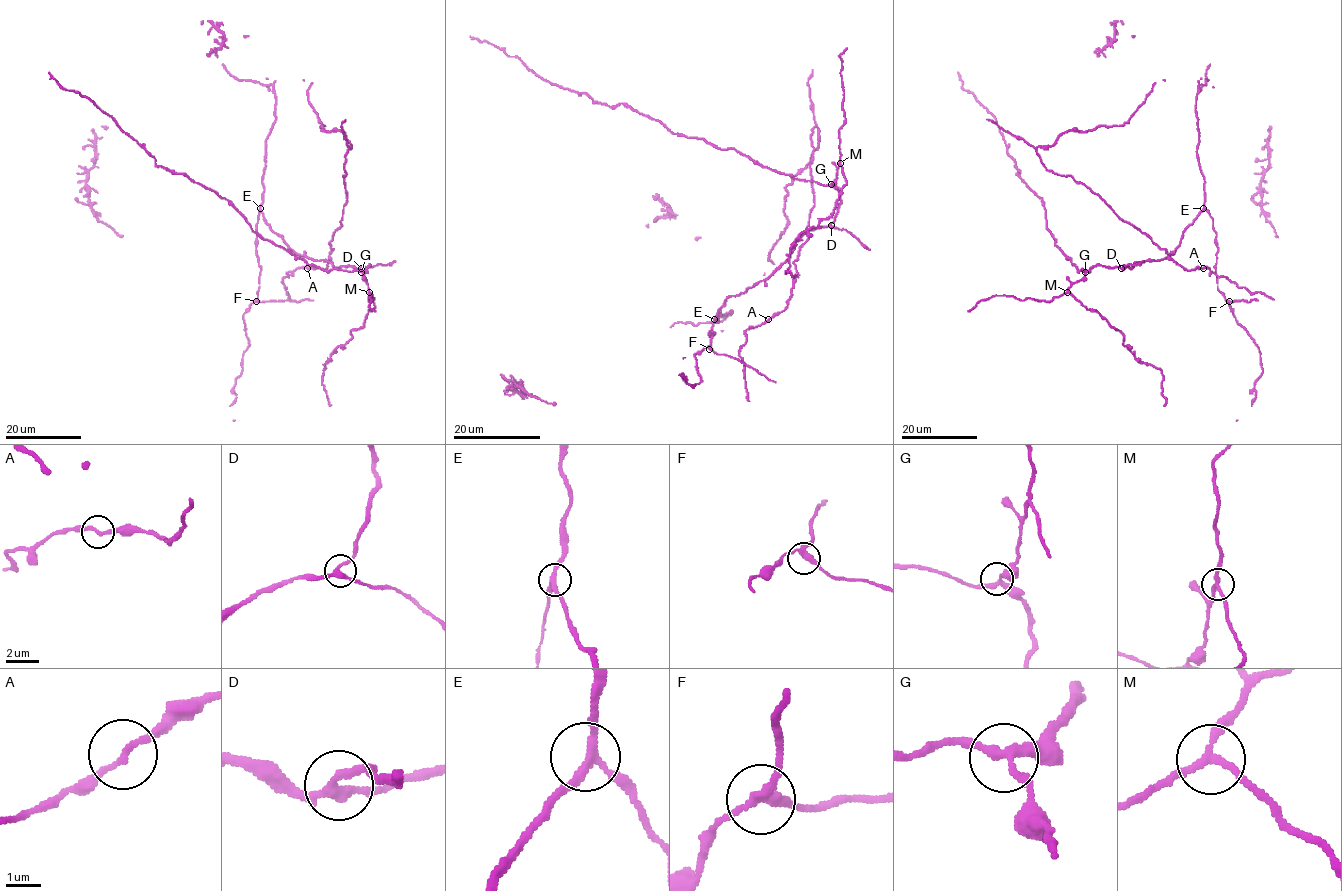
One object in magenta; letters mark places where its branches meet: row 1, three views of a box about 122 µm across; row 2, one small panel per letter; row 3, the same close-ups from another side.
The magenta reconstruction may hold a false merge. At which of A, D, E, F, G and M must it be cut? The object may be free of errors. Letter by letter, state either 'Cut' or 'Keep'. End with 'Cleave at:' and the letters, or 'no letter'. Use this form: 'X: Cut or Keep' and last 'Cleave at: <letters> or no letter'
A: Keep
D: Keep
E: Keep
F: Keep
G: Keep
M: Cut
Cleave at: M

